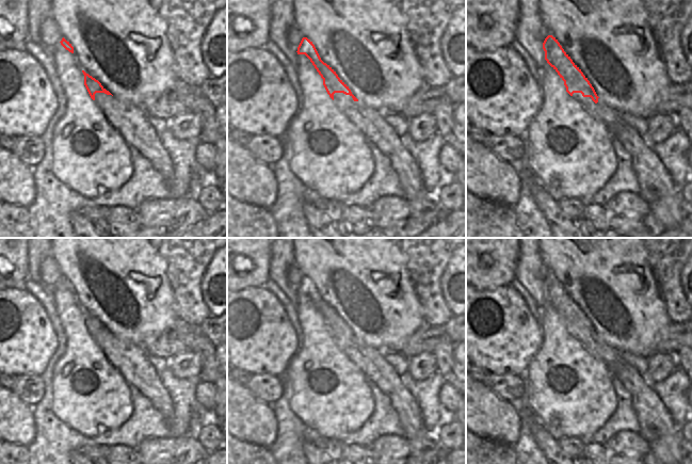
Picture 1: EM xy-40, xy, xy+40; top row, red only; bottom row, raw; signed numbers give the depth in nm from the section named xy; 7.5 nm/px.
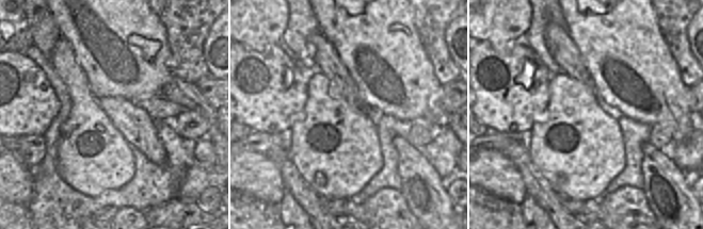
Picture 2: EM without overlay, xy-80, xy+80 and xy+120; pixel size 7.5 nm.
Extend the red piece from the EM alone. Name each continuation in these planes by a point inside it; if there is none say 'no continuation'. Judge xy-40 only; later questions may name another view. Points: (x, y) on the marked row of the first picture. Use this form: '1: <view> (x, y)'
1: xy-40 (131, 122)

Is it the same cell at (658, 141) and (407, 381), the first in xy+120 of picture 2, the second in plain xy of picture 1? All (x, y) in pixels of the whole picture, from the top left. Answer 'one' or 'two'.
two

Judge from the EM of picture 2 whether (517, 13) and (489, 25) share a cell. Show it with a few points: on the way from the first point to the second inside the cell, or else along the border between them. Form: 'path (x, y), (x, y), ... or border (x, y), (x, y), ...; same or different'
path (510, 13), (500, 13), (496, 17); same

